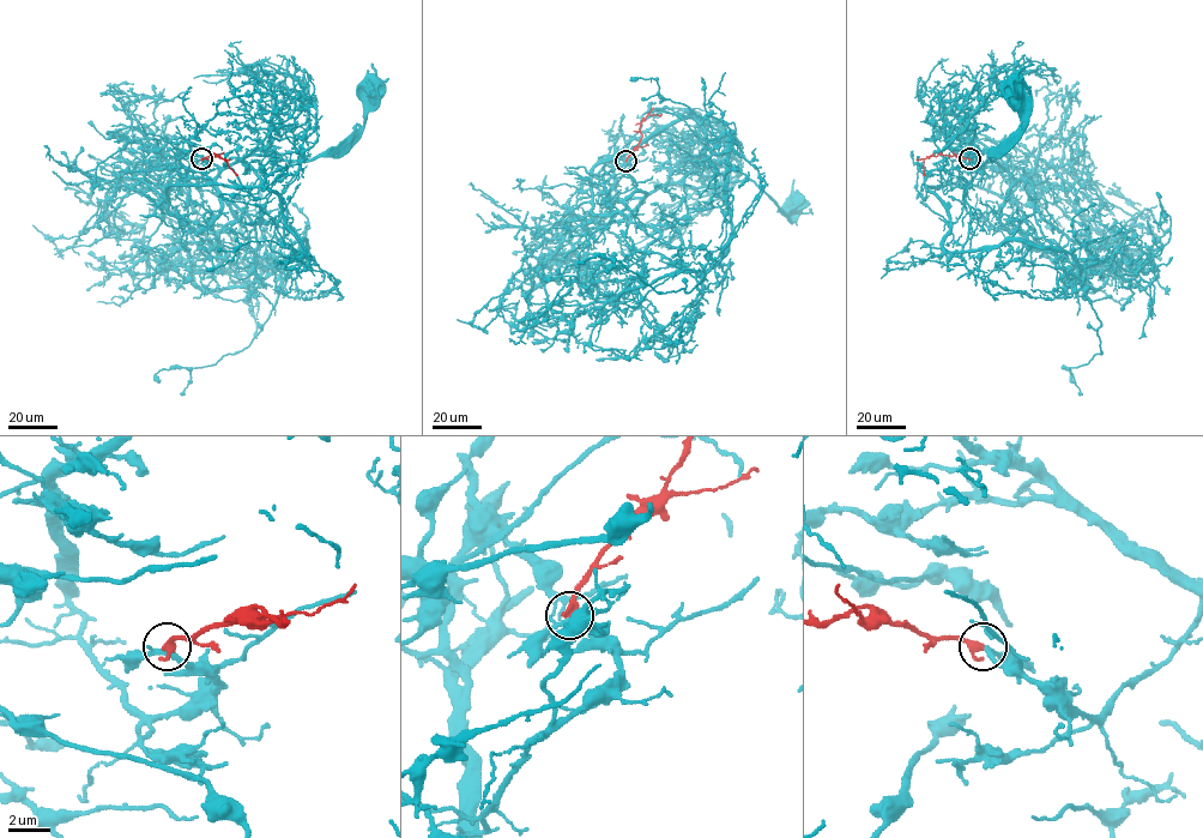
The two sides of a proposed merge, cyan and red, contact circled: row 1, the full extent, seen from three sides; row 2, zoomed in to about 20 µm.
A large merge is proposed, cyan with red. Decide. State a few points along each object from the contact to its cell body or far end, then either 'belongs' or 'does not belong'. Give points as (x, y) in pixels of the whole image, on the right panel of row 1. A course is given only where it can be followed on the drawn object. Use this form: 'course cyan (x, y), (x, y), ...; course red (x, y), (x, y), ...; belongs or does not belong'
course cyan (971, 158), (983, 167), (1003, 152), (1007, 166), (987, 154), (995, 154), (1023, 128), (1013, 89); course red (969, 158), (930, 155), (924, 158), (925, 175); belongs

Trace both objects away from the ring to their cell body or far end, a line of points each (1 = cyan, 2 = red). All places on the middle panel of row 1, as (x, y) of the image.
1: (626, 162), (632, 168), (615, 186), (623, 199), (672, 184), (701, 187), (751, 179), (786, 215), (795, 204)
2: (626, 161), (641, 137), (641, 121), (647, 115), (660, 116)

